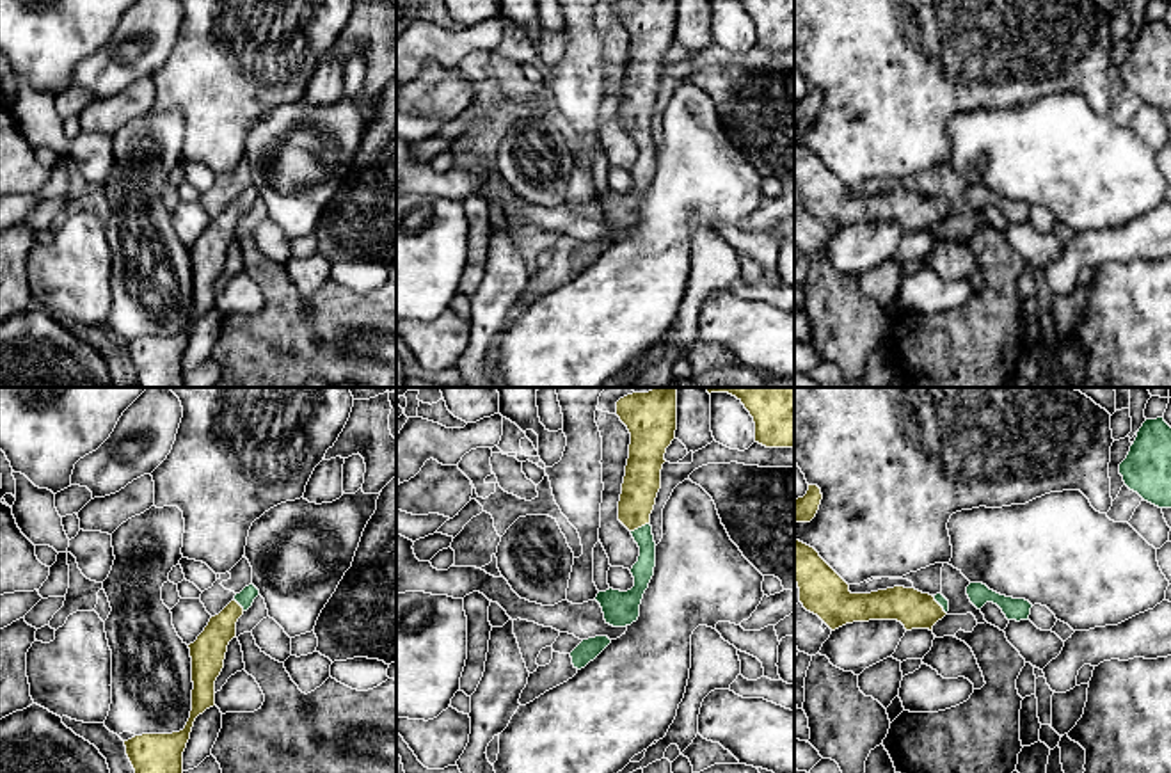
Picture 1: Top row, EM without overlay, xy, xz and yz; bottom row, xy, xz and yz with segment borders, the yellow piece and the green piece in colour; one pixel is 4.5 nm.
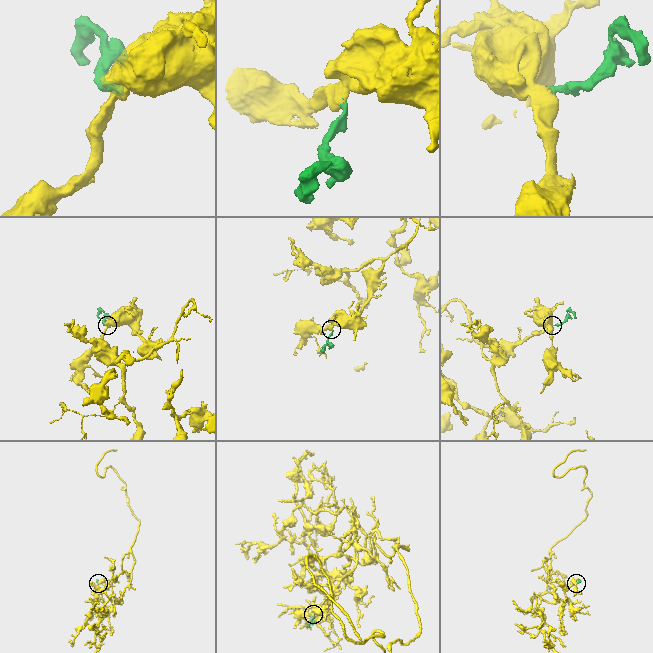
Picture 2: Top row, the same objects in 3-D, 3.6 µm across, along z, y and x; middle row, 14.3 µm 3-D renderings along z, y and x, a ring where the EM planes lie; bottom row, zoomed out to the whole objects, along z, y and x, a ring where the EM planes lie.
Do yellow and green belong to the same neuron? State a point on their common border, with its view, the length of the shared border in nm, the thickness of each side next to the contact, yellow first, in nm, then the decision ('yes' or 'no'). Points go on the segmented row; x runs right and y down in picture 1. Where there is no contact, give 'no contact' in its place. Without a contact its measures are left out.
contact xz (640, 526); length 100 nm; calibres 170 and 100 nm; yes

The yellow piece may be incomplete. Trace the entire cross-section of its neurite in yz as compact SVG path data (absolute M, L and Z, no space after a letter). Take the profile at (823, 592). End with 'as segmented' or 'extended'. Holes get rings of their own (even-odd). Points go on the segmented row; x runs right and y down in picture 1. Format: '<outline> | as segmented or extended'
M794 538L794 581L803 608L817 615L832 631L869 620L897 620L906 631L929 629L949 611L942 595L894 586L871 594L851 594L849 585L819 556Z | extended

